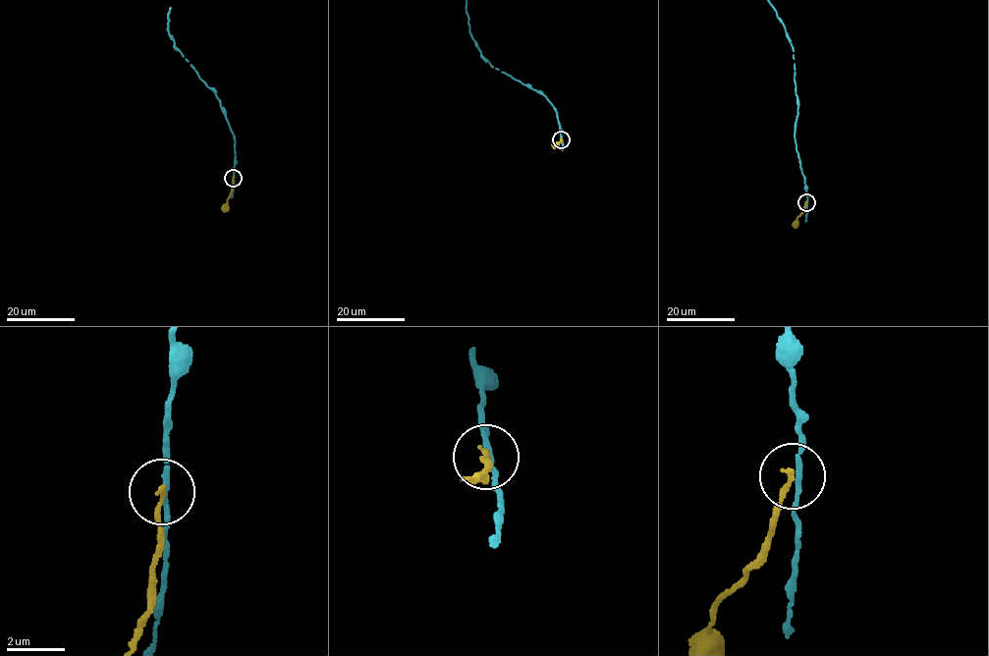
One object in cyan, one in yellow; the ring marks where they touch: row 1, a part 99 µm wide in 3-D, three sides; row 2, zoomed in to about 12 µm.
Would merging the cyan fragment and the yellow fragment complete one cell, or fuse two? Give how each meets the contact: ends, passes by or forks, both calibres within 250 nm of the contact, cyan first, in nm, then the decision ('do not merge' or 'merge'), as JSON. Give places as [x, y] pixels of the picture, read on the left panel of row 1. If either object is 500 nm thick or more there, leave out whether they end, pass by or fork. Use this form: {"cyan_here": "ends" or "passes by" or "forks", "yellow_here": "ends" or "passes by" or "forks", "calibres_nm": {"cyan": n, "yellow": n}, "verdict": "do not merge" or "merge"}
{"cyan_here": "passes by", "yellow_here": "ends", "calibres_nm": {"cyan": 170, "yellow": 170}, "verdict": "do not merge"}

